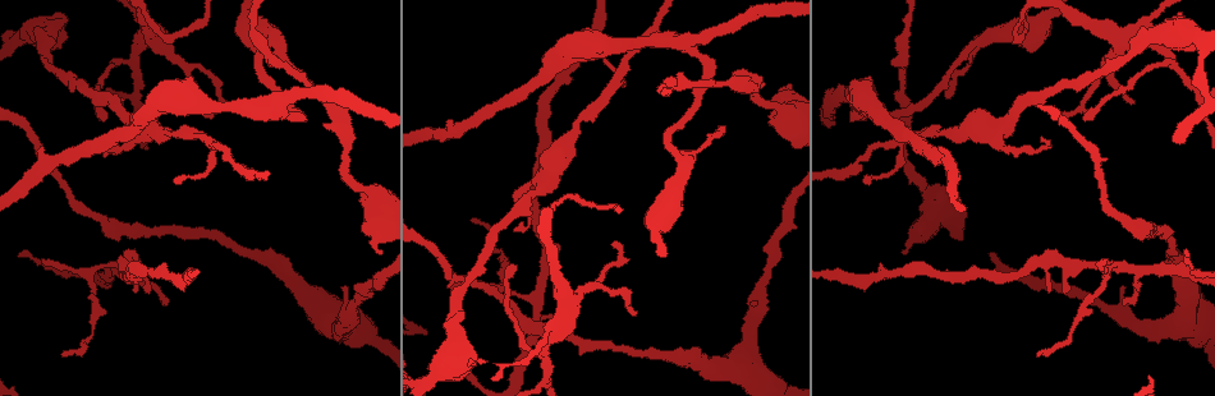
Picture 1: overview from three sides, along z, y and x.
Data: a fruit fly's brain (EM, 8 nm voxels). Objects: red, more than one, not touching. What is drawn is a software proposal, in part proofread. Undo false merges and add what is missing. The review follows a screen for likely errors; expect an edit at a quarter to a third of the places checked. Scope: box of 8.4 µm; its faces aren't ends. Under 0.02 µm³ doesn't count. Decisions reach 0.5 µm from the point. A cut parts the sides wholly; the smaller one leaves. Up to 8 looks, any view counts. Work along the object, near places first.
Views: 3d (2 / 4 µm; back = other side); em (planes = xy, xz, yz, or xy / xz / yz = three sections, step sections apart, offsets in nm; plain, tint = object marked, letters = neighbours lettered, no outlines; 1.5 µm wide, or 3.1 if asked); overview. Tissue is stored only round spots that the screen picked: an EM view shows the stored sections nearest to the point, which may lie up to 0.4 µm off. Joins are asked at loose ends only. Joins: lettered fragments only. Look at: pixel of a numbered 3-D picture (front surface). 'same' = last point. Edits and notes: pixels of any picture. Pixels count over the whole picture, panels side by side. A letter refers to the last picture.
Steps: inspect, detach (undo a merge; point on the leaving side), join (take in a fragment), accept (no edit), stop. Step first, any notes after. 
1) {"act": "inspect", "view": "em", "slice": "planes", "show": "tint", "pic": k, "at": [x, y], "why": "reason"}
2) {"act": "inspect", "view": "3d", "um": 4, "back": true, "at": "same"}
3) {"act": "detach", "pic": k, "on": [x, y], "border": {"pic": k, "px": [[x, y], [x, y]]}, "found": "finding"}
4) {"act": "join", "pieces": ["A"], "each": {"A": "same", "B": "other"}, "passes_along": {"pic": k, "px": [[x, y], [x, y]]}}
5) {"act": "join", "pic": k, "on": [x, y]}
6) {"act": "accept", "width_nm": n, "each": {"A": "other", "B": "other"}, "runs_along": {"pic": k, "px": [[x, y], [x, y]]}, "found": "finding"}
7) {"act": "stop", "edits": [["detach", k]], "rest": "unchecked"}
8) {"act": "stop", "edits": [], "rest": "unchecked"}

{"act": "inspect", "view": "3d", "um": 2, "pic": 1, "at": [174, 182], "why": "branch stops here"}

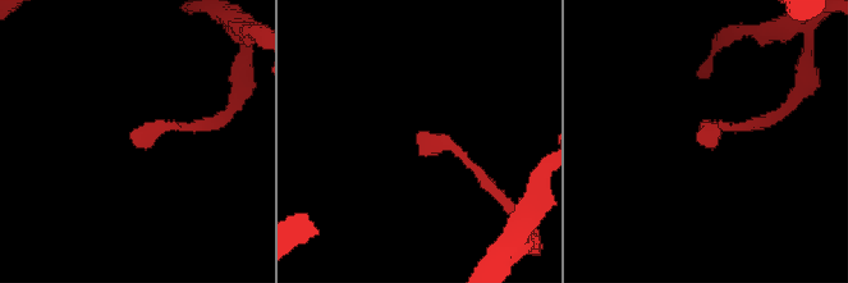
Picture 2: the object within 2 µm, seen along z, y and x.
{"act": "inspect", "view": "em", "slice": "planes", "show": "letters", "pic": 2, "at": [703, 140]}

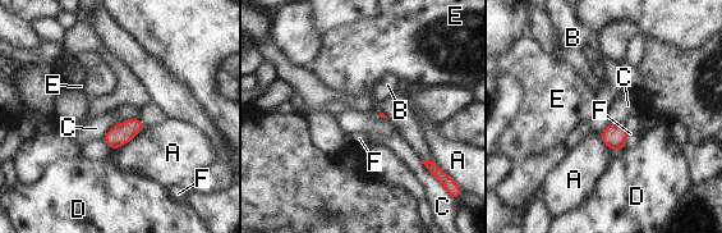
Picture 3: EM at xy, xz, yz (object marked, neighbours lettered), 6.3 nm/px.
{"act": "accept", "width_nm": 140, "each": {"A": "other", "B": "other", "C": "other", "D": "other", "E": "other", "F": "other"}, "border": {"pic": 3, "px": [[146, 128], [111, 150]]}, "found": "no lettered fragment goes on from it"}

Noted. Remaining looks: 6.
{"act": "inspect", "view": "em", "slice": "xy", "step": 4, "show": "tint", "pic": 1, "at": [128, 59]}

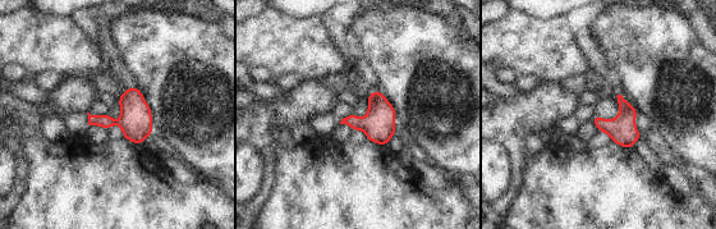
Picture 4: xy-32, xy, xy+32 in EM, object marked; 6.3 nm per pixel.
{"act": "inspect", "view": "em", "slice": "planes", "show": "letters", "at": "same", "why": "cut it another way"}

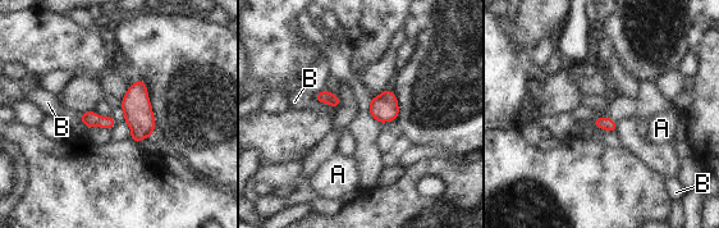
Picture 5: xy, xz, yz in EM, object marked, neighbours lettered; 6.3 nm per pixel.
{"act": "accept", "each": {"A": "other", "B": "other"}, "border": {"pic": 5, "px": [[78, 114], [86, 128]]}, "found": "continuous, no second neuron"}

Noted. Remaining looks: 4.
{"act": "inspect", "view": "3d", "um": 4, "pic": 1, "at": [512, 266]}

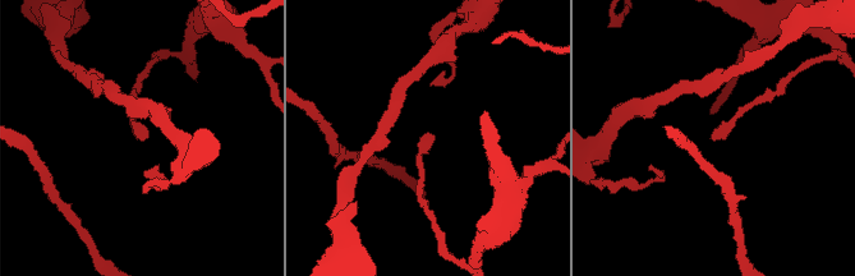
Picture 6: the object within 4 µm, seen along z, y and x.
{"act": "inspect", "view": "em", "slice": "yz", "step": 8, "show": "tint", "pic": 6, "at": [427, 135], "why": "now the EM"}

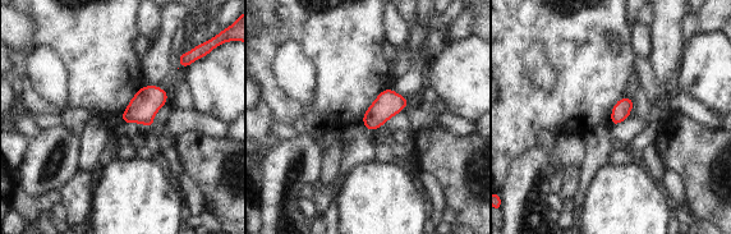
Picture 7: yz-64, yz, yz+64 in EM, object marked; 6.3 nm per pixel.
{"act": "inspect", "view": "em", "slice": "yz", "step": 8, "show": "letters", "at": "same"}

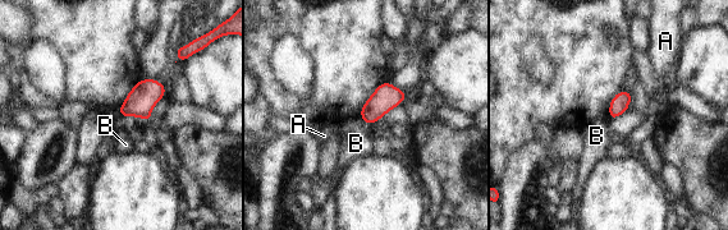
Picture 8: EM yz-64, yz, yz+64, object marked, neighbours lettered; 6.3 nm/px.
{"act": "accept", "longest_contact_nm": ["B", 70], "each": {"A": "other", "B": "other"}, "border": {"pic": 8, "px": [[360, 116], [366, 124]]}, "found": "none of them fits"}

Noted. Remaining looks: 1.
{"act": "stop", "edits": [], "rest": "unchecked"}

